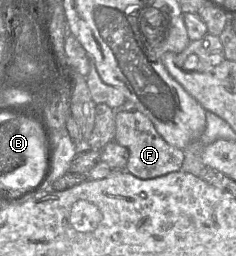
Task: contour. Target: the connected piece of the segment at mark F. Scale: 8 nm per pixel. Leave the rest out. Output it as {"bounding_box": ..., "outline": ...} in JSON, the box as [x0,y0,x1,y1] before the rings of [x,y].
{"bounding_box":[114,110,184,179],"outline":[[[116,110],[116,134],[114,141],[126,147],[129,158],[125,167],[127,172],[141,179],[151,179],[171,172],[180,171],[184,151],[168,144],[155,129],[151,120],[140,111]]]}

